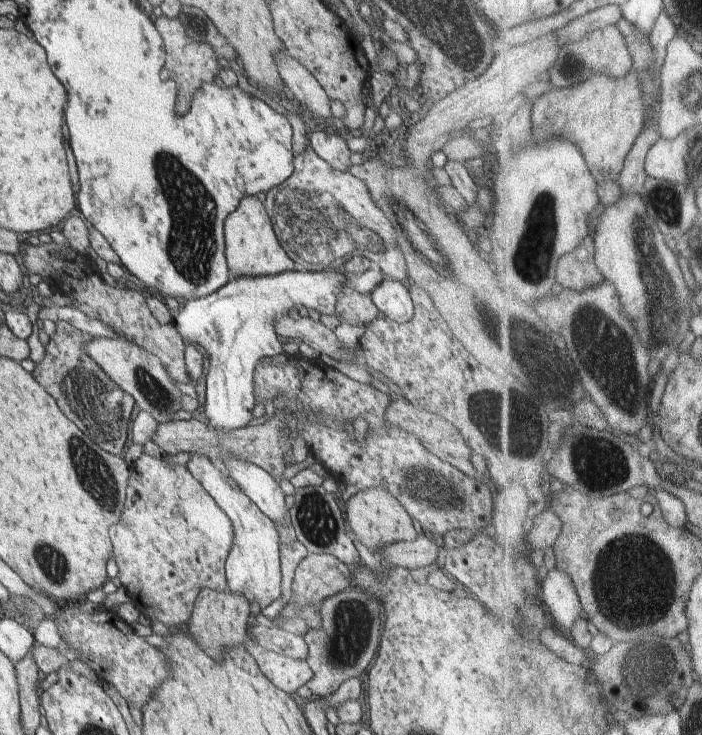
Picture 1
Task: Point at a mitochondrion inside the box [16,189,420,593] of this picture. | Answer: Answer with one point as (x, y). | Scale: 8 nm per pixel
(91, 398)

